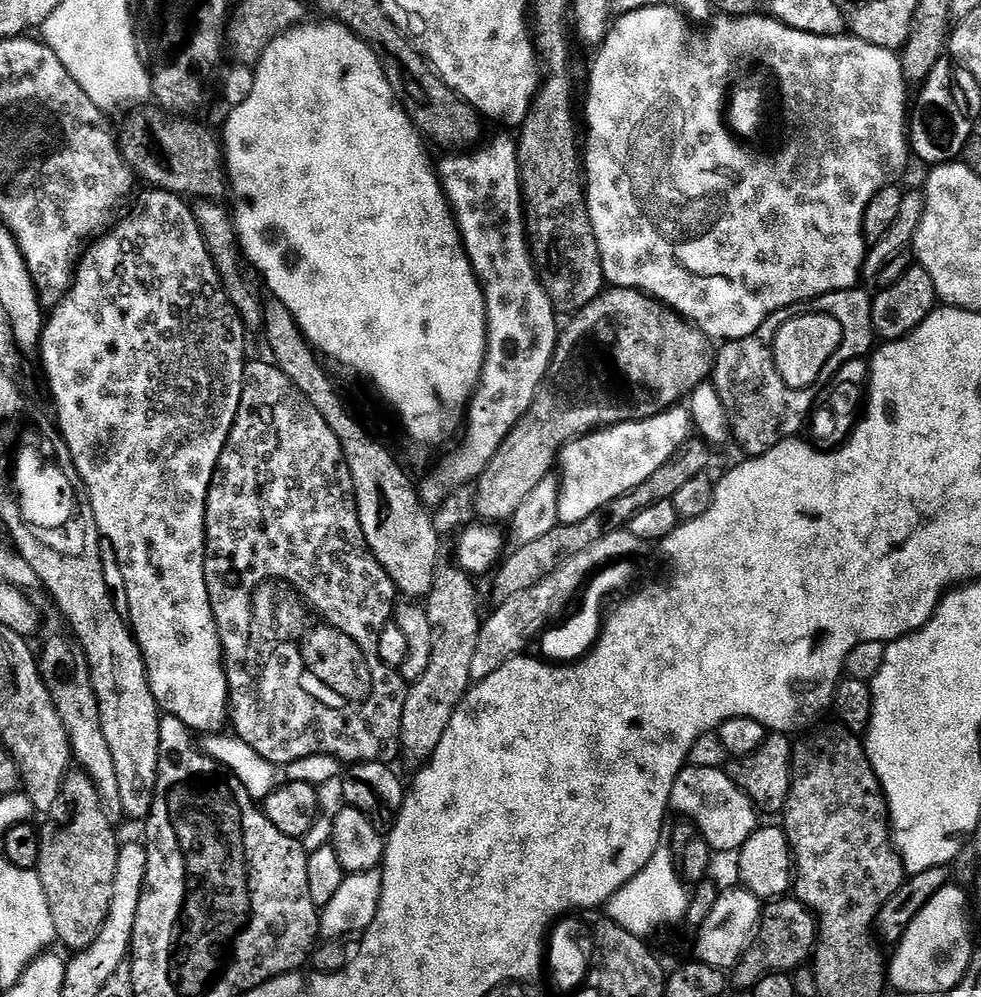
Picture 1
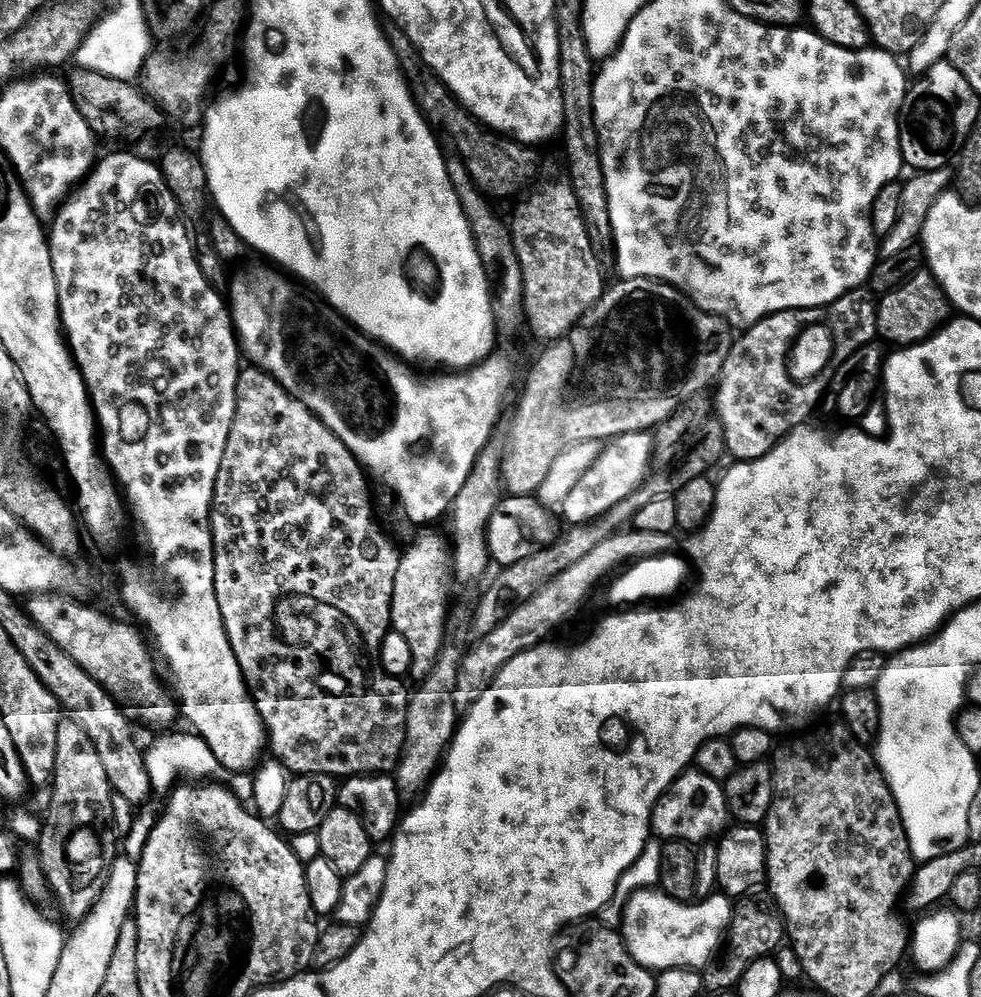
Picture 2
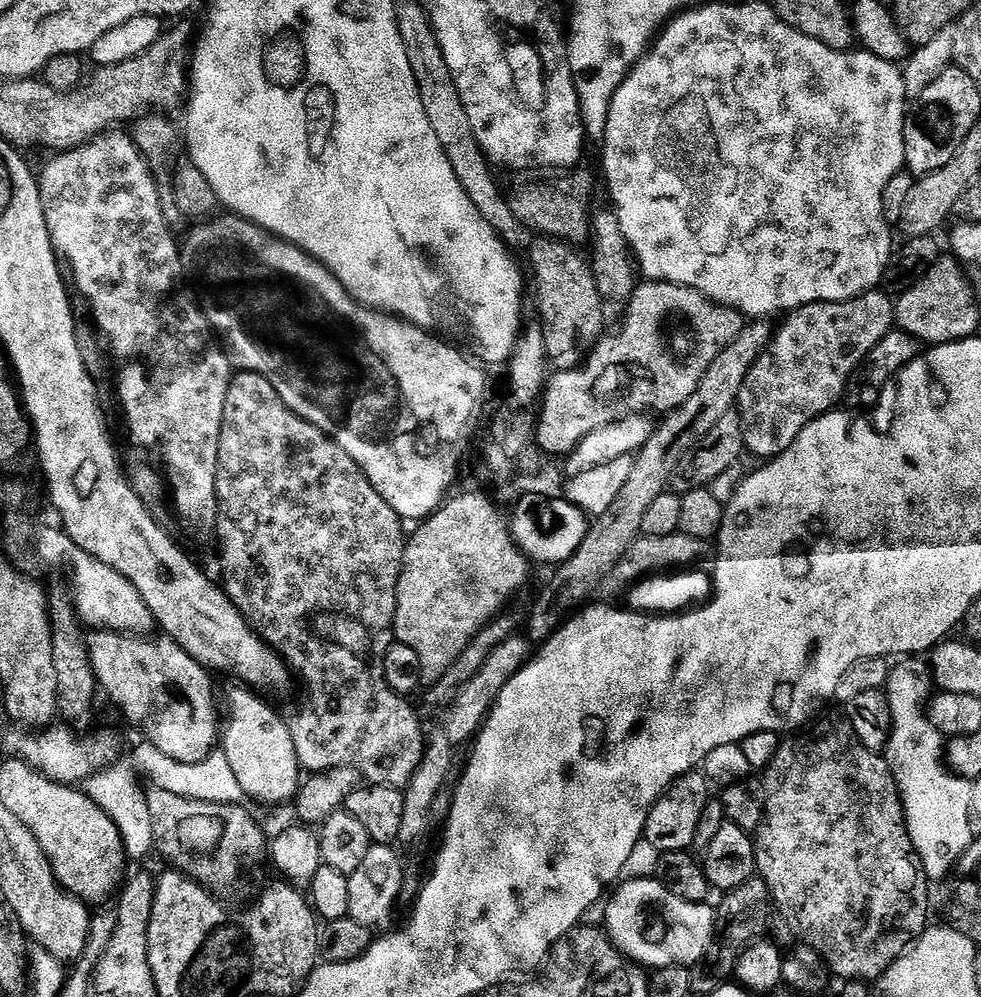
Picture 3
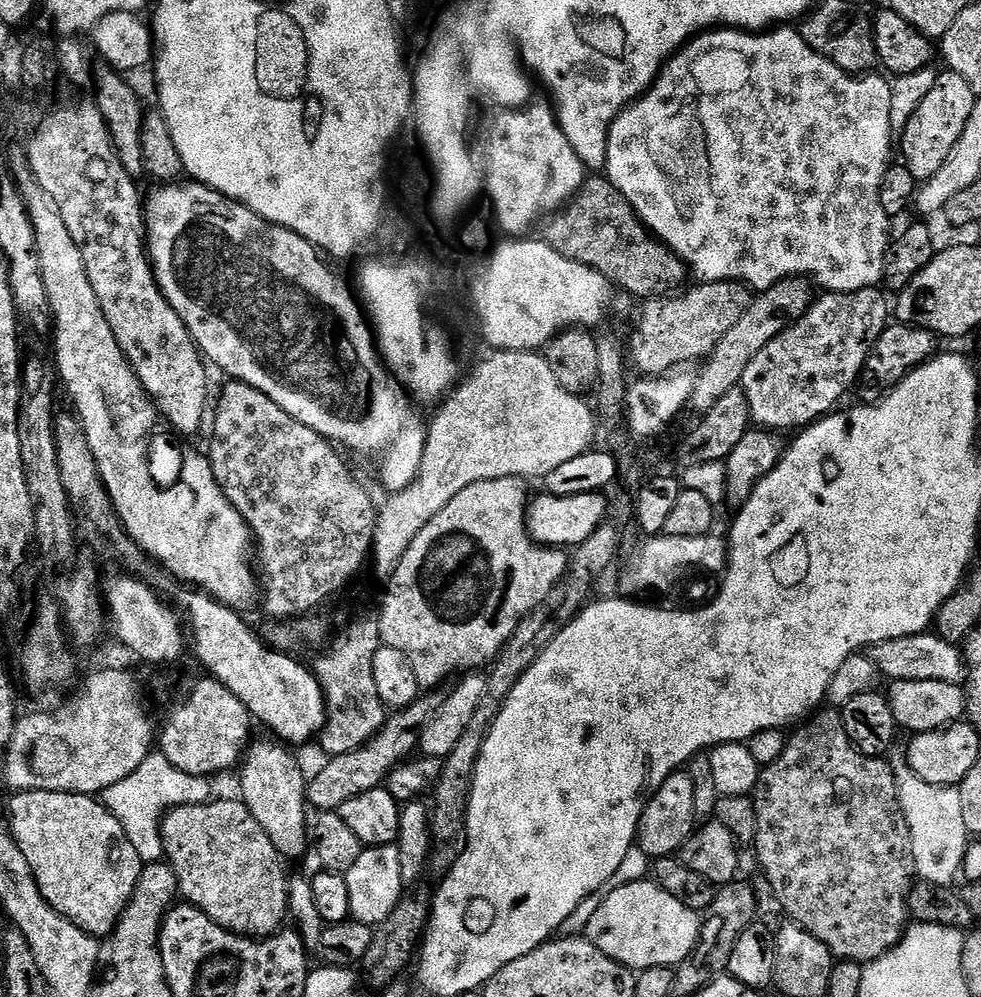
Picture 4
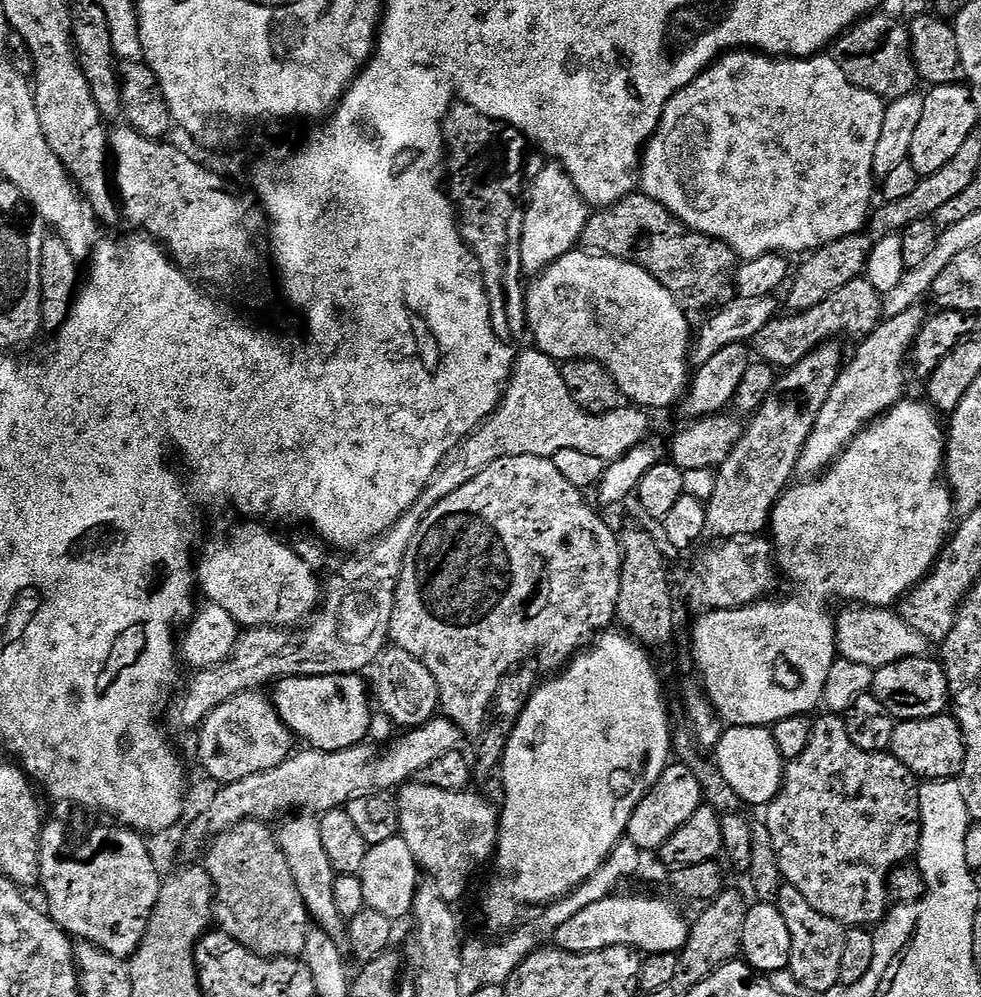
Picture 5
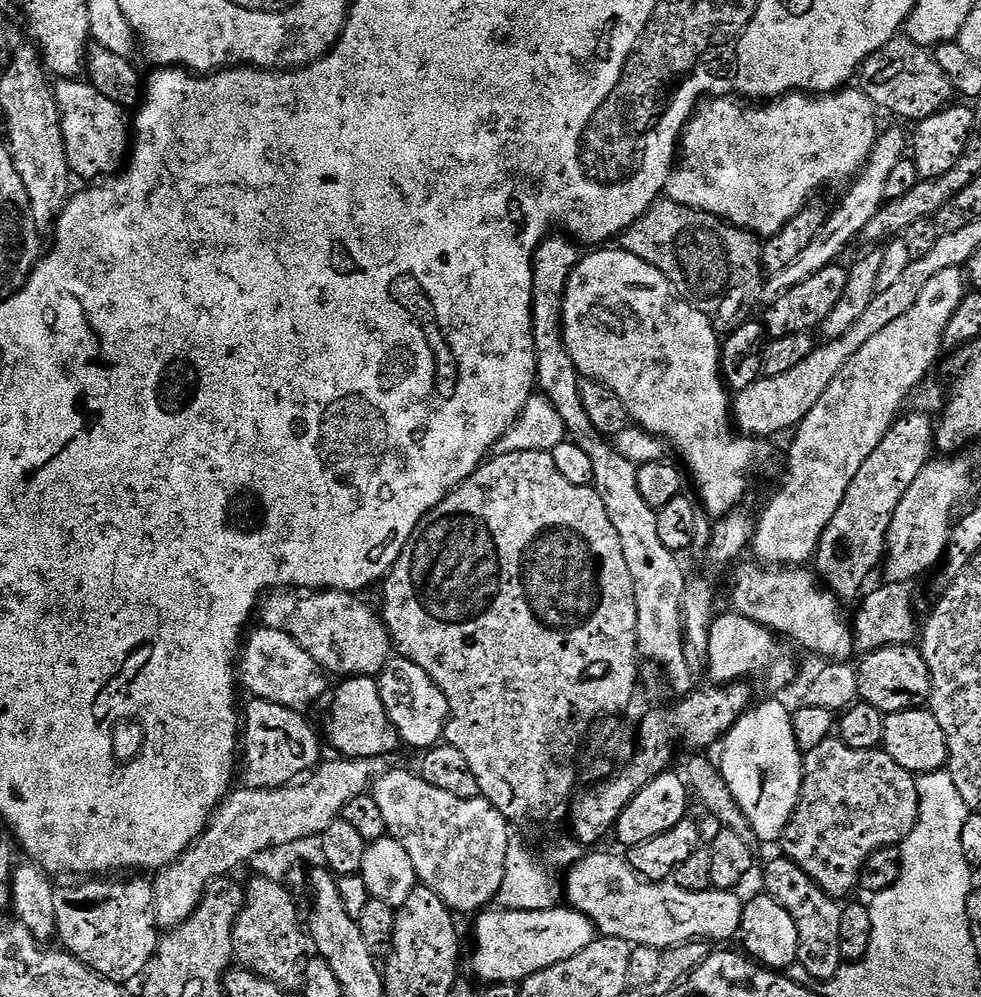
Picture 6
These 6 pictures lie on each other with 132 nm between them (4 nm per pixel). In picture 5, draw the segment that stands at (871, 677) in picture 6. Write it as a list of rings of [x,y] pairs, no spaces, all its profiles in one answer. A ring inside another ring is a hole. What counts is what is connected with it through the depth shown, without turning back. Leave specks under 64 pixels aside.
[[[931,655],[902,658],[901,661],[894,662],[892,665],[882,666],[880,669],[872,673],[872,690],[871,695],[878,698],[878,702],[882,702],[882,706],[886,706],[886,710],[890,710],[890,714],[896,717],[897,721],[901,720],[921,720],[922,718],[934,718],[935,716],[945,715],[946,709],[950,704],[950,693],[948,690],[948,679],[944,673],[944,665],[939,659],[931,660]]]

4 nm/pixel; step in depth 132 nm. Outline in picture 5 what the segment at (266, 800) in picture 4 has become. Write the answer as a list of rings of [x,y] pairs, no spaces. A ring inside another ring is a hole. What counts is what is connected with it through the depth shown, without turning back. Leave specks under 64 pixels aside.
[[[296,814],[281,824],[284,825],[281,826],[280,832],[278,828],[280,849],[282,854],[286,854],[286,862],[290,862],[294,886],[298,886],[302,902],[306,902],[311,923],[328,934],[334,943],[343,945],[346,940],[346,919],[338,912],[337,903],[334,902],[334,886],[338,873],[334,870],[334,866],[330,866],[330,858],[326,855],[319,819],[312,814]]]

